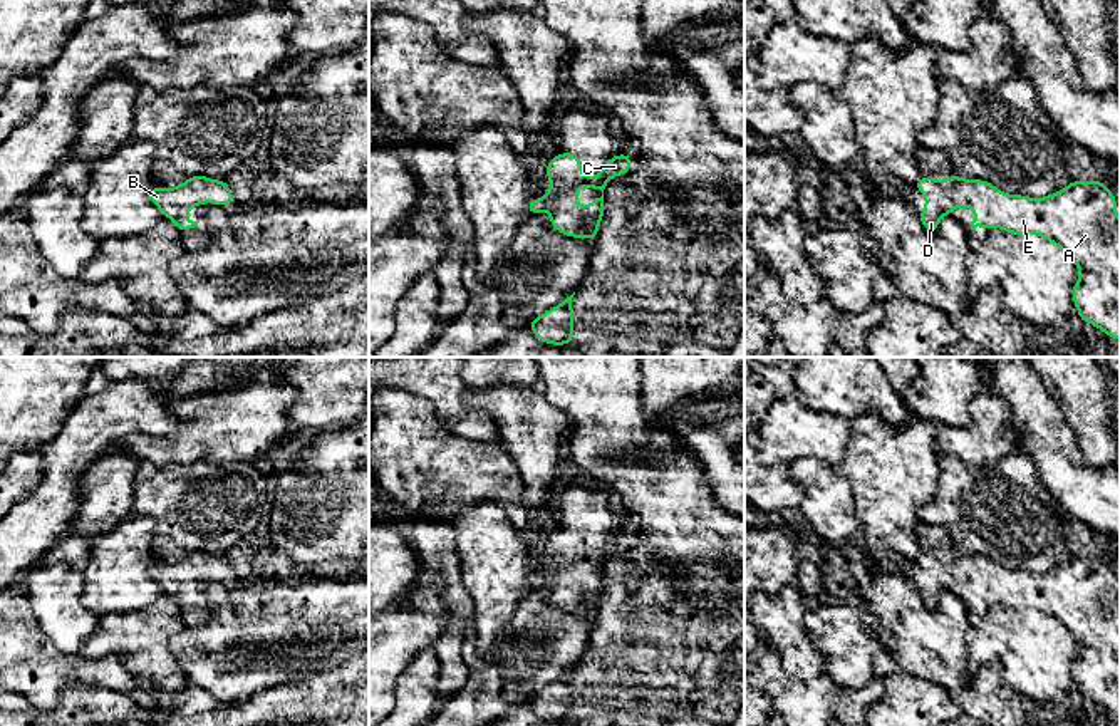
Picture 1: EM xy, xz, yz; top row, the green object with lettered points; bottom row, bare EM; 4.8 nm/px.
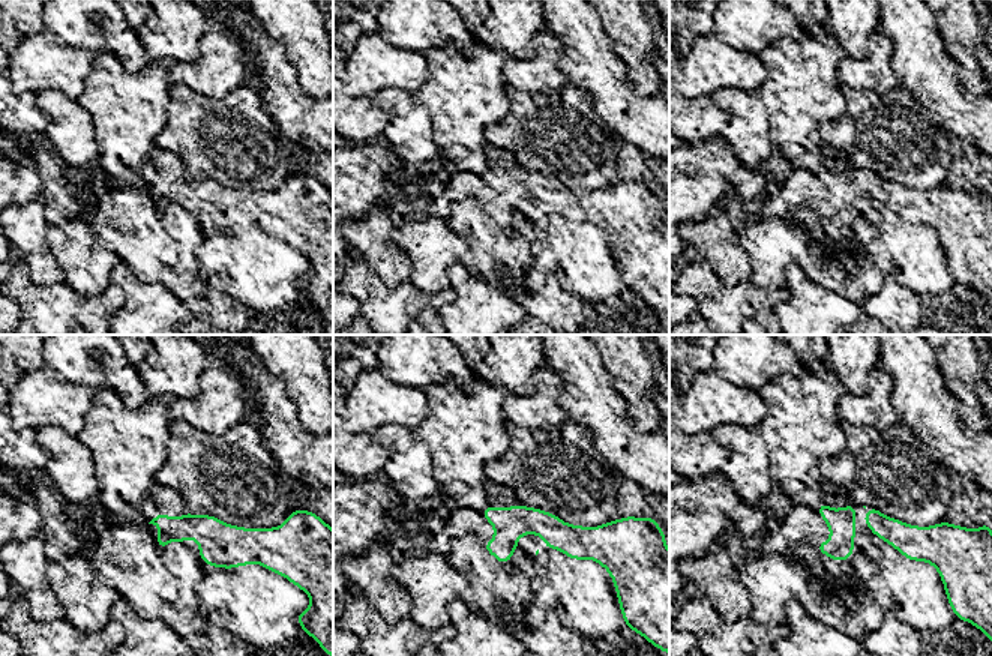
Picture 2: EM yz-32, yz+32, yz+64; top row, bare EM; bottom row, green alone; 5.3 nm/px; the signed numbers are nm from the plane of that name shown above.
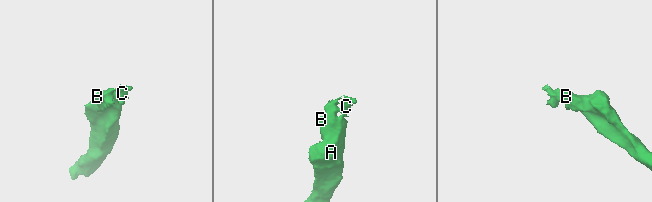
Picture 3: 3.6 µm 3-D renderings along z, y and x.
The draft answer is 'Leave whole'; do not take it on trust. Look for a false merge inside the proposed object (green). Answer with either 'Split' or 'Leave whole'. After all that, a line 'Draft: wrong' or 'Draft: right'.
Leave whole
Draft: right

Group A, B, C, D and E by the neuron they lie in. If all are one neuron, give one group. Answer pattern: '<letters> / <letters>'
A B C D E

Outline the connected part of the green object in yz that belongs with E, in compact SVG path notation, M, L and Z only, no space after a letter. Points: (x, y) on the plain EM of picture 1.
M954 548L946 557L922 552L912 560L926 572L922 602L936 609L942 592L957 582L969 582L976 592L971 605L996 602L1011 610L1040 610L1080 646L1071 676L1080 697L1090 697L1108 713L1120 716L1120 595L1118 577L1098 557L1071 558L1045 573L1008 570L984 555L966 555Z

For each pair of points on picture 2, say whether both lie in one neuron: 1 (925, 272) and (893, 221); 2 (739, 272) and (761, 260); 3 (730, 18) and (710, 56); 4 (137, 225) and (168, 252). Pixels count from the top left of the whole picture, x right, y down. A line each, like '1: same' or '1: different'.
1: same
2: different
3: different
4: same

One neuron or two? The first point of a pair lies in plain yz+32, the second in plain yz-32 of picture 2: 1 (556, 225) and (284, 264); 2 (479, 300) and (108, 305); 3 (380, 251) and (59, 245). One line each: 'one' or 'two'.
1: one
2: two
3: two

